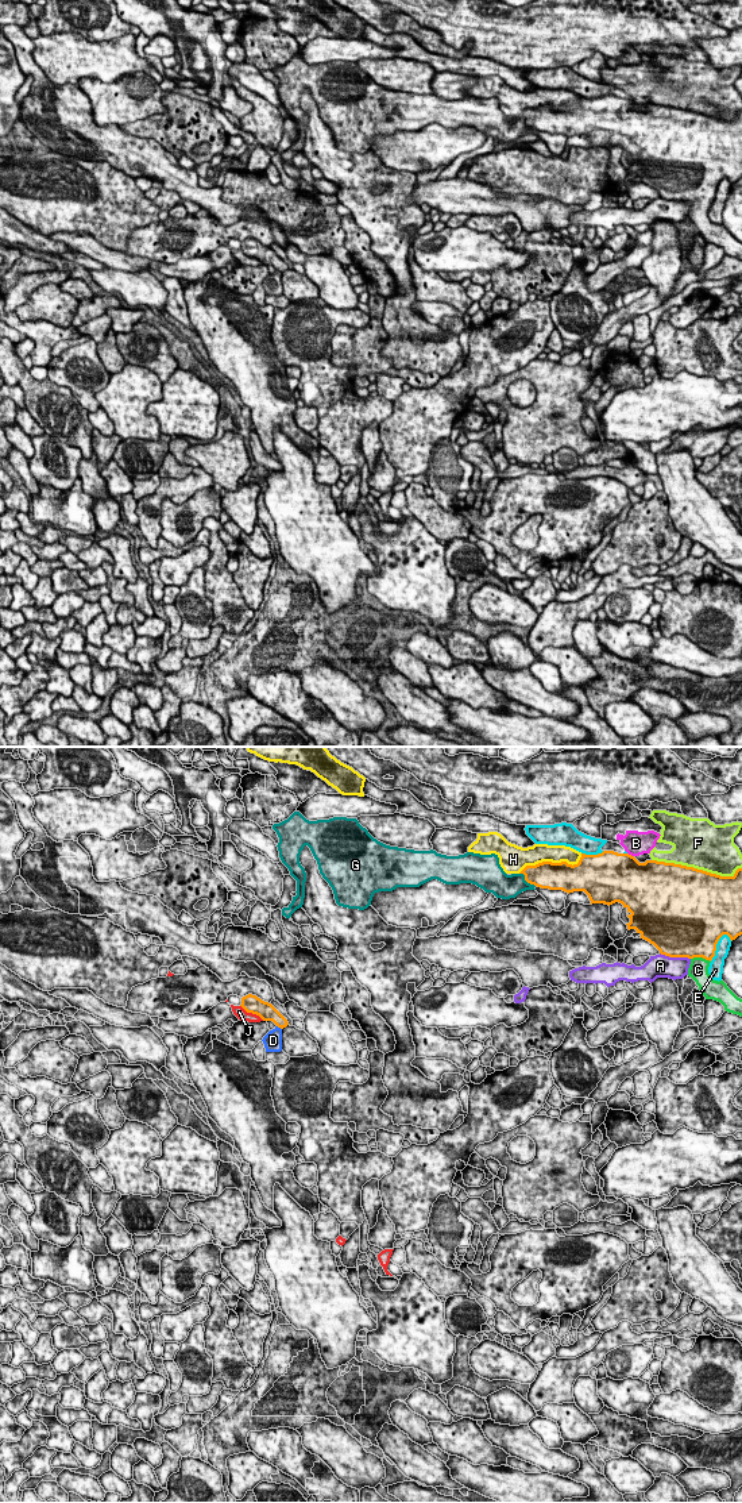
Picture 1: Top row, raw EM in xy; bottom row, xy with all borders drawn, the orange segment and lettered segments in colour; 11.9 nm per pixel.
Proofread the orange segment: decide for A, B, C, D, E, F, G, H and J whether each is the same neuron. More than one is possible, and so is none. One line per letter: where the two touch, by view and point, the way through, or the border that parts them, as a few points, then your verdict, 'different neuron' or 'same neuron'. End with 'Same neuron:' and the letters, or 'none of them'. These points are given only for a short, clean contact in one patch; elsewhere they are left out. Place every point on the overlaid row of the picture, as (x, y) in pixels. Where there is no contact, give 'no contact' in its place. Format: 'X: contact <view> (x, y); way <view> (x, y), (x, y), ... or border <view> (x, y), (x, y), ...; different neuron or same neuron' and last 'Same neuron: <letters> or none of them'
A: contact xy (675, 956); different neuron
B: contact xy (630, 855); border xy (628, 852), (633, 856); different neuron
C: contact xy (700, 956); same neuron
D: contact xy (279, 1026); different neuron
E: contact xy (715, 947); different neuron
F: contact xy (696, 868); different neuron
G: contact xy (526, 881); different neuron
H: contact xy (551, 862); different neuron
J: contact xy (252, 1013); different neuron
Same neuron: C

